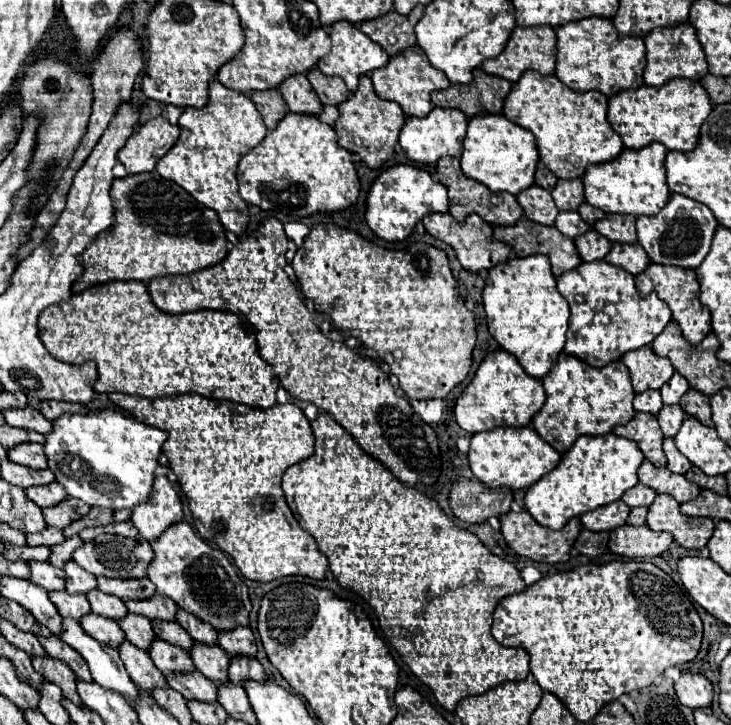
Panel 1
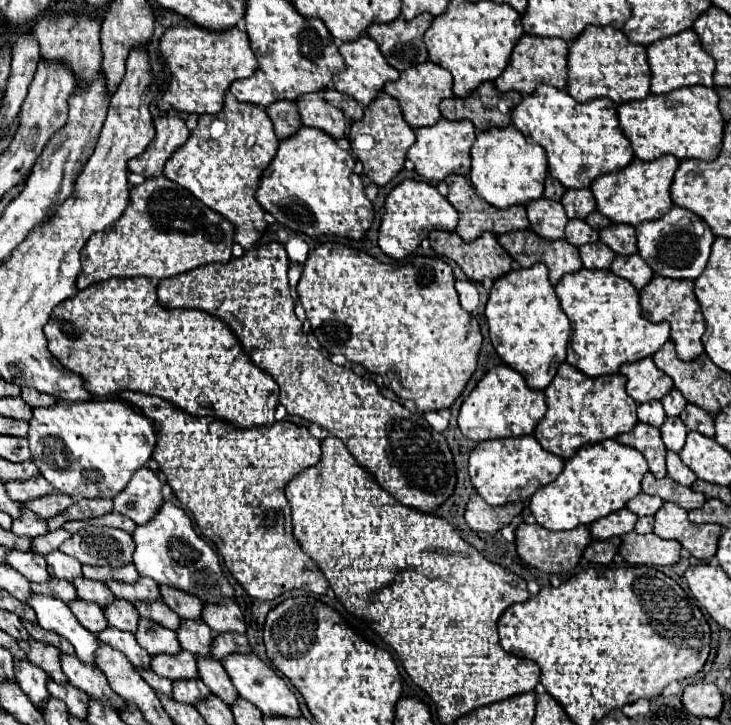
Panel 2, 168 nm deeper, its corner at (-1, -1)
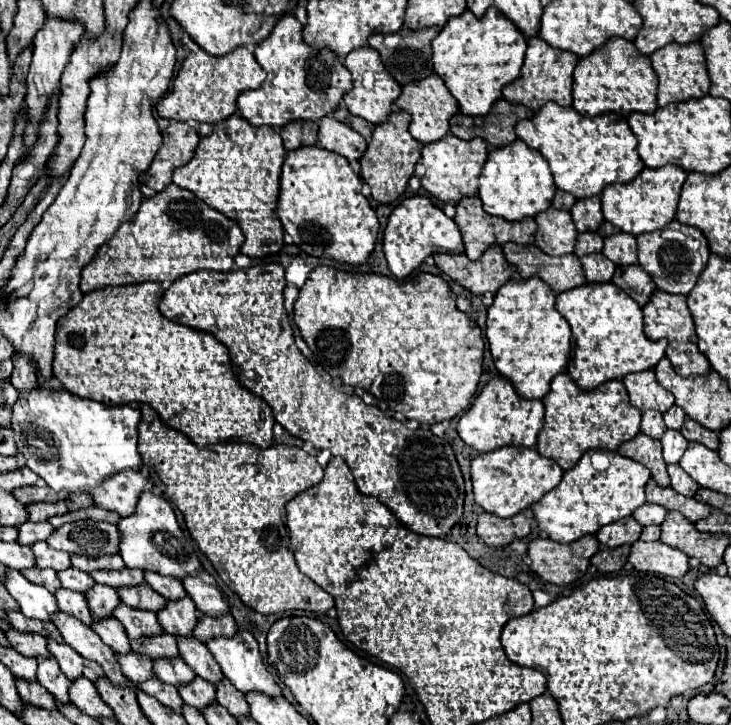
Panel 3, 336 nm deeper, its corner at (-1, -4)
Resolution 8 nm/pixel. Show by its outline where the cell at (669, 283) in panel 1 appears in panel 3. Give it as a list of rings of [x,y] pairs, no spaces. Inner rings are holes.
[[[656,290],[650,298],[650,302],[644,306],[644,332],[650,340],[660,340],[660,338],[668,340],[666,358],[672,362],[672,366],[678,374],[690,376],[690,374],[708,374],[710,372],[710,362],[698,350],[698,344],[696,344],[698,336],[696,336],[692,314],[686,306],[686,296]]]

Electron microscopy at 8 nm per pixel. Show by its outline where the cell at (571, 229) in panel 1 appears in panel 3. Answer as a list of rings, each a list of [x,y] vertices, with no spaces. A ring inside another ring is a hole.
[[[580,232],[578,234],[576,246],[574,246],[576,256],[600,252],[600,250],[602,250],[602,236],[598,236],[598,232]]]

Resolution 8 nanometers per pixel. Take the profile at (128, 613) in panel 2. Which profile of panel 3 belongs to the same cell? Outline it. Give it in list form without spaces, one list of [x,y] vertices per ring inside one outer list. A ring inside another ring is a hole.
[[[94,584],[94,588],[90,592],[86,592],[86,602],[88,602],[94,618],[102,620],[102,618],[112,618],[114,608],[118,608],[118,604],[122,600],[114,588],[104,586],[104,584]]]

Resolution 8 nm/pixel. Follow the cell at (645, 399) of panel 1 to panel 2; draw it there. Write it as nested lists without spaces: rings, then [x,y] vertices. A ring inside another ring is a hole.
[[[648,401],[638,405],[638,421],[640,423],[648,423],[652,427],[660,427],[666,419],[666,413],[662,409],[660,401]]]

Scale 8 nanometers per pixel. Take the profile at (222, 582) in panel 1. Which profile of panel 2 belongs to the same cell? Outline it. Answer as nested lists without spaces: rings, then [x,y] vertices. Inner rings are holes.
[[[164,501],[148,523],[136,525],[132,539],[136,543],[132,561],[140,577],[150,577],[156,583],[192,593],[202,601],[218,603],[222,597],[234,597],[234,589],[220,569],[218,555],[202,537],[196,535],[188,515],[170,501]]]

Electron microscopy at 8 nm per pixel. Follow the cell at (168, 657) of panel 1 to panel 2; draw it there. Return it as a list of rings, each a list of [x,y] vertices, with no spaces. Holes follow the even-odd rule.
[[[144,617],[138,619],[136,641],[150,655],[156,655],[156,653],[170,653],[170,655],[174,655],[174,653],[180,651],[180,645],[178,645],[178,639],[176,639],[174,631],[170,631],[170,629],[150,621],[150,619],[144,619]]]

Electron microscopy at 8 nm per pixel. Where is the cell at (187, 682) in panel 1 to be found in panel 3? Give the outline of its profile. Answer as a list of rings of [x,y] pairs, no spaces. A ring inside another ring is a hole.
[[[162,634],[162,636],[156,636],[156,638],[134,640],[132,642],[132,650],[138,652],[138,654],[144,654],[144,656],[148,654],[150,660],[156,660],[156,658],[178,658],[180,656],[176,638],[170,636],[170,634]]]

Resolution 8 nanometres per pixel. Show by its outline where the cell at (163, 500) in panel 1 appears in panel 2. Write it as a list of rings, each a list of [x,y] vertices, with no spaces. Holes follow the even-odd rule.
[[[142,467],[132,475],[128,485],[122,489],[122,493],[118,493],[112,499],[114,511],[142,525],[150,521],[154,513],[158,513],[158,507],[164,501],[160,489],[162,489],[162,483],[156,477],[156,473],[150,471],[148,467]]]

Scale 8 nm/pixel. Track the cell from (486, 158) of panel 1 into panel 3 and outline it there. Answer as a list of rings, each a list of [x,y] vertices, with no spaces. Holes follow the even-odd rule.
[[[522,140],[506,144],[506,148],[492,148],[488,152],[486,164],[482,166],[478,182],[478,196],[484,204],[484,210],[506,220],[522,220],[524,216],[536,216],[538,212],[548,210],[556,192],[546,158],[528,148]]]

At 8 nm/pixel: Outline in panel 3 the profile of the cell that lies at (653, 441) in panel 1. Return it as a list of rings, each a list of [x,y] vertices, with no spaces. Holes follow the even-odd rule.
[[[640,432],[638,436],[634,436],[626,444],[622,444],[618,448],[618,452],[626,458],[632,458],[632,460],[644,464],[652,472],[652,478],[660,486],[670,486],[670,478],[668,478],[668,472],[666,472],[666,462],[662,458],[660,440],[654,440],[654,438]]]

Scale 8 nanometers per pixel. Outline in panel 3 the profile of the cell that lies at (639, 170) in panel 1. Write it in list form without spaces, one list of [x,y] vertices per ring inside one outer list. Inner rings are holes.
[[[662,166],[662,168],[644,168],[634,180],[626,184],[612,184],[606,186],[602,196],[602,212],[608,222],[618,226],[622,232],[628,232],[632,236],[644,234],[644,232],[654,232],[664,228],[668,222],[674,220],[676,216],[676,206],[678,206],[678,196],[680,188],[686,180],[686,170],[678,166]]]

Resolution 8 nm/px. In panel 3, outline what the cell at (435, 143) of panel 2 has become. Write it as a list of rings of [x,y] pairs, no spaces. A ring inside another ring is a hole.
[[[446,134],[442,140],[424,144],[422,156],[416,164],[414,176],[420,178],[422,188],[442,202],[456,204],[462,196],[476,196],[478,192],[478,174],[486,162],[488,146],[484,140],[458,140],[452,134]]]

